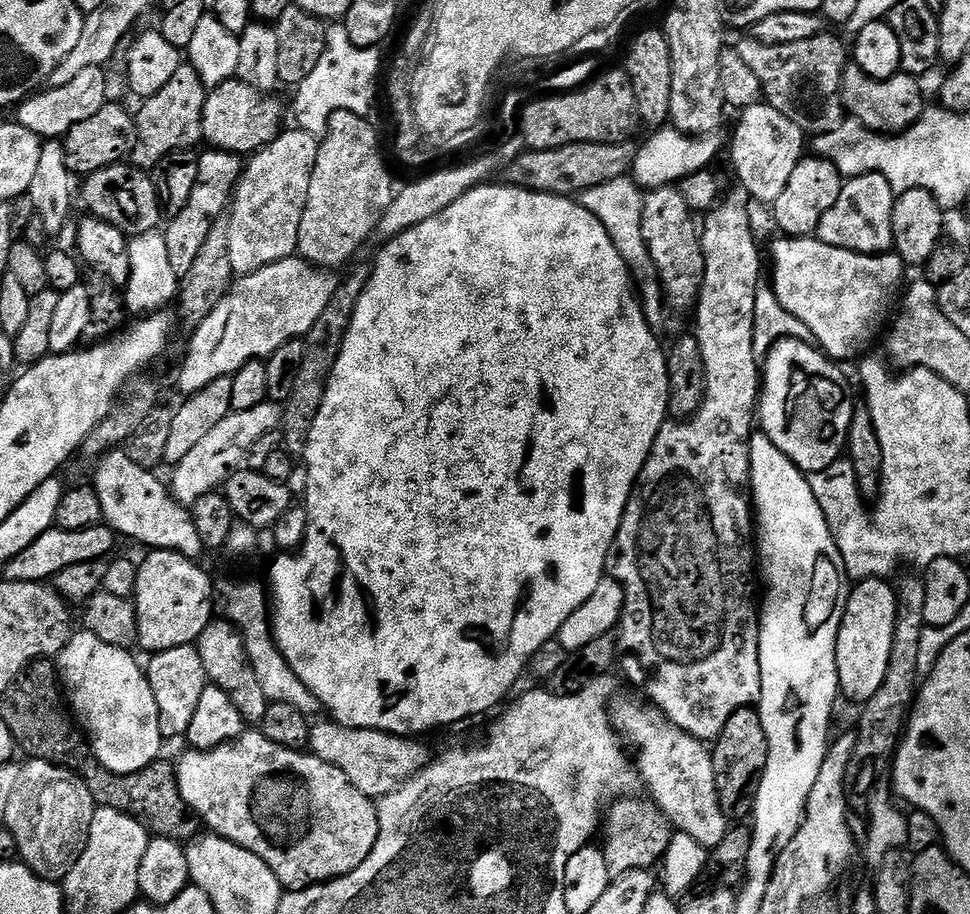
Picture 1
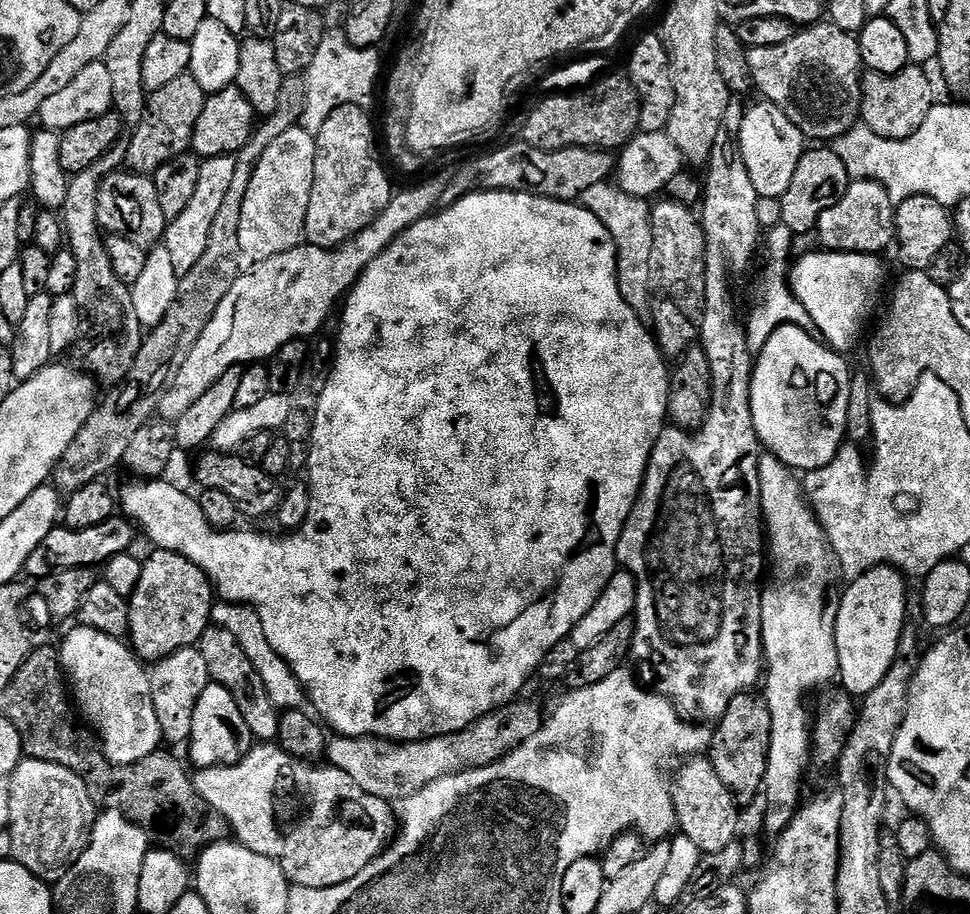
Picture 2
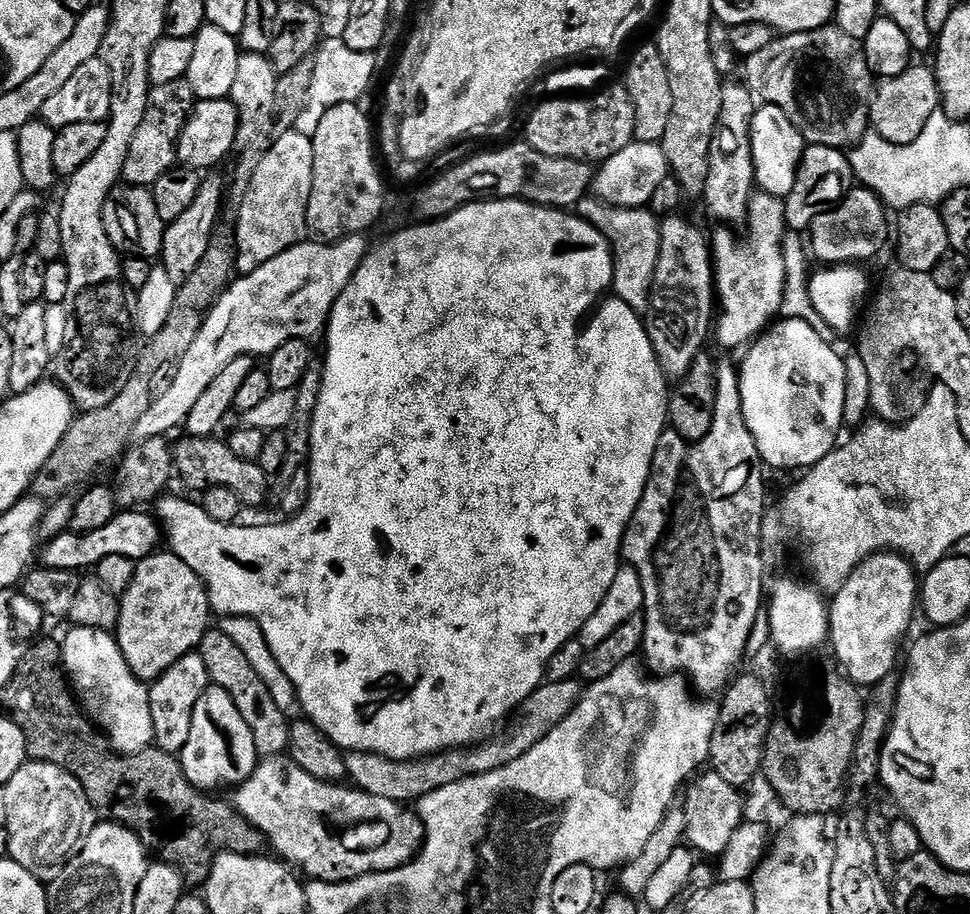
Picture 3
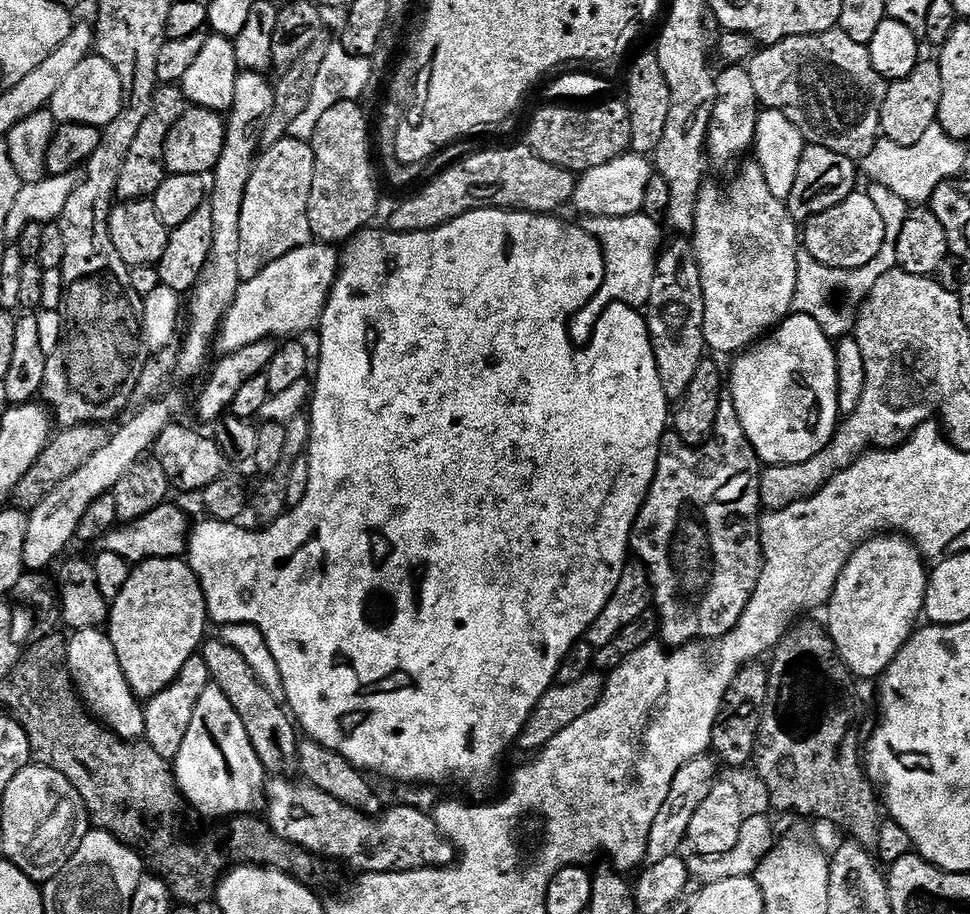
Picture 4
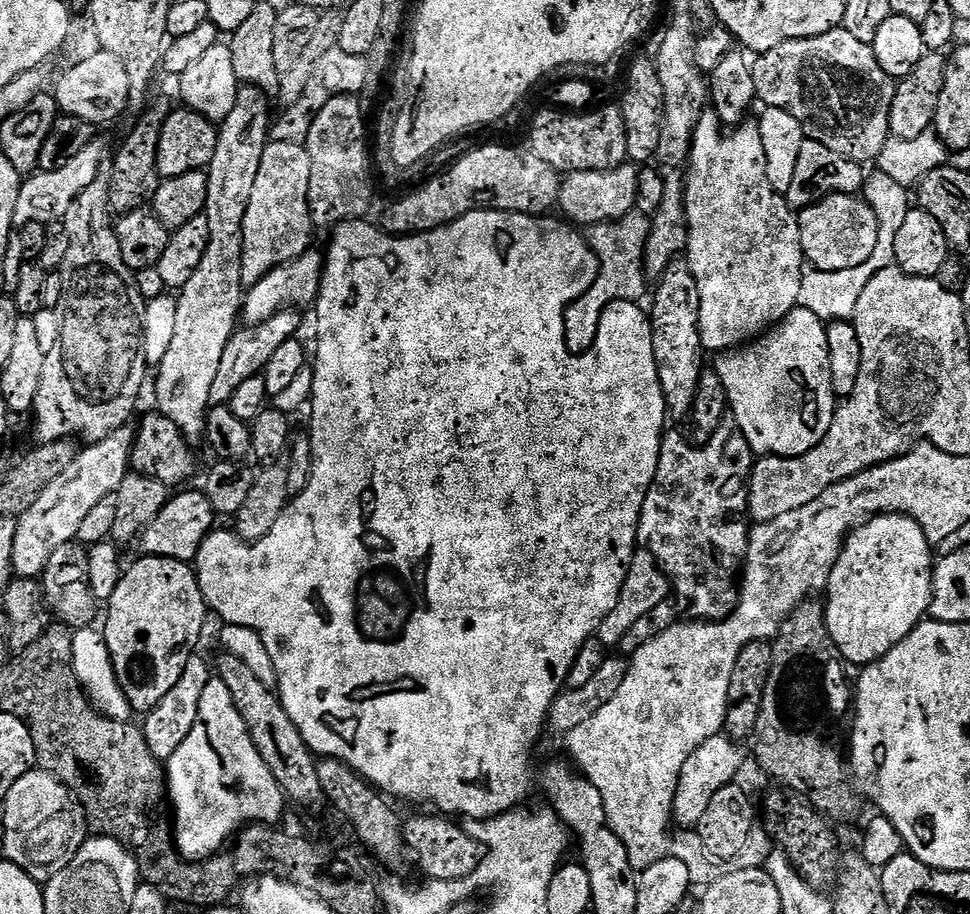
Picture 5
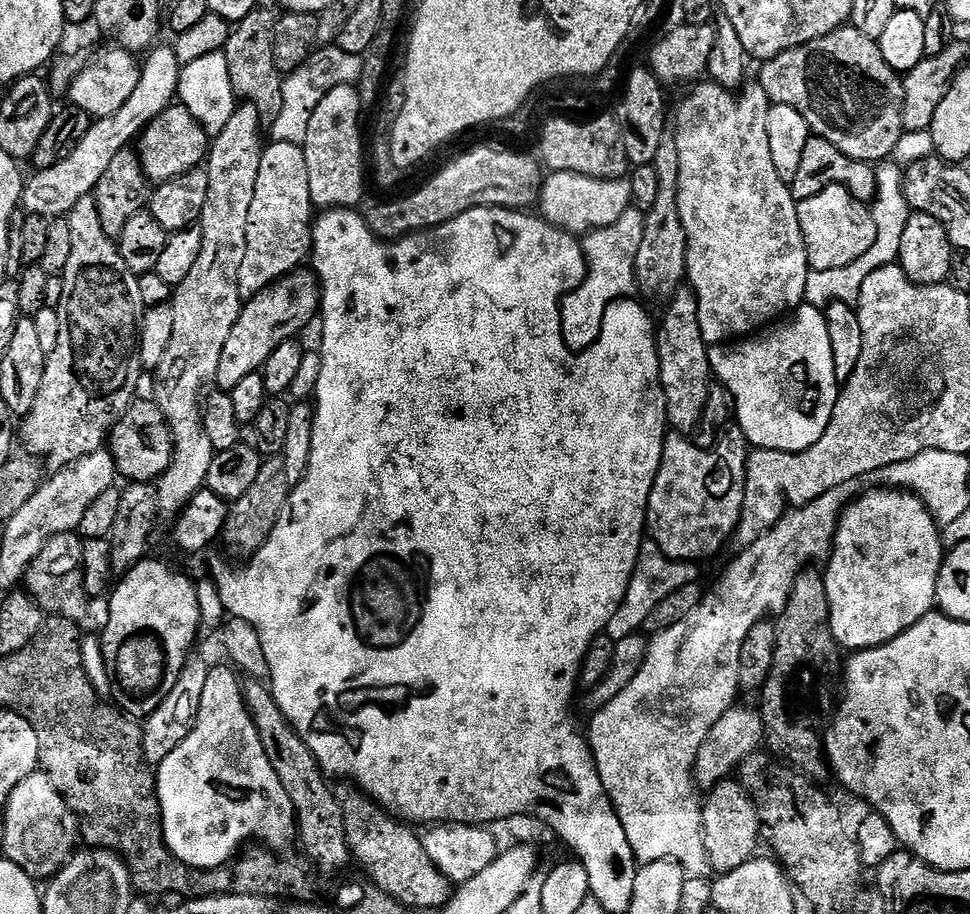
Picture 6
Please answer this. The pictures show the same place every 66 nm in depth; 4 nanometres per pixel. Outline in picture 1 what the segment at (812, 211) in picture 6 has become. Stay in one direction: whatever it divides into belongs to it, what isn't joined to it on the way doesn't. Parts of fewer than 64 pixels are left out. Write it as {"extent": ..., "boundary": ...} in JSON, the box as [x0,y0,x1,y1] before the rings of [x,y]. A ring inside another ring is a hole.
{"extent":[815,172,897,256],"boundary":[[[877,172],[865,176],[851,177],[840,191],[838,202],[826,214],[816,227],[815,235],[823,244],[829,244],[842,250],[864,252],[868,256],[888,254],[893,251],[892,215],[896,205],[897,193],[893,192],[890,182]]]}

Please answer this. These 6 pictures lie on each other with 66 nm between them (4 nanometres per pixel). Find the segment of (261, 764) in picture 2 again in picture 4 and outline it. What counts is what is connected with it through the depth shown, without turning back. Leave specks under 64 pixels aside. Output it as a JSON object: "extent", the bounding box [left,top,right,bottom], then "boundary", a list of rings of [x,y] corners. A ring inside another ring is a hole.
{"extent":[266,778,453,874],"boundary":[[[276,778],[267,785],[266,819],[279,836],[311,852],[313,856],[327,858],[332,862],[341,860],[342,863],[357,868],[360,874],[412,872],[416,868],[442,868],[453,863],[453,845],[441,836],[435,819],[429,813],[427,816],[422,809],[392,808],[388,813],[385,811],[373,818],[369,813],[359,812],[357,808],[338,802],[338,798],[330,798],[330,794],[318,790],[310,783],[295,784],[294,781],[292,778]]]}

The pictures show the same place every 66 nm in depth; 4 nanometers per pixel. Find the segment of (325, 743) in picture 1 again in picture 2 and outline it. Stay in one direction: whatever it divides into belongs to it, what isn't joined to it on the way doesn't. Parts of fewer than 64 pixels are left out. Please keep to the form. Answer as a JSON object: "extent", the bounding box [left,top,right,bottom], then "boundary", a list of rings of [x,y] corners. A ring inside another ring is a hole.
{"extent":[326,698,544,802],"boundary":[[[518,698],[495,712],[478,718],[461,732],[432,736],[428,740],[383,740],[380,736],[333,735],[328,742],[326,760],[329,765],[354,778],[366,794],[389,802],[403,801],[415,792],[423,792],[430,782],[446,778],[467,768],[493,764],[512,751],[526,738],[533,737],[544,721],[544,710],[534,702]]]}

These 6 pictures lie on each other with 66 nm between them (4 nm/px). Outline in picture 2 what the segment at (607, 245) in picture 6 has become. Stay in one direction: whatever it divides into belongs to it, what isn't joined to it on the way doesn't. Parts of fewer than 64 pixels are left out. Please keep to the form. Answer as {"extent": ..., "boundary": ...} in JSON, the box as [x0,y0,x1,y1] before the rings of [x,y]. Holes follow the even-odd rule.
{"extent":[579,182,652,314],"boundary":[[[605,182],[598,186],[590,186],[586,194],[579,198],[580,205],[606,230],[610,230],[610,238],[616,247],[616,271],[620,278],[622,298],[638,314],[644,314],[650,308],[650,293],[648,290],[648,255],[652,249],[652,209],[648,200],[626,194],[612,182]]]}

